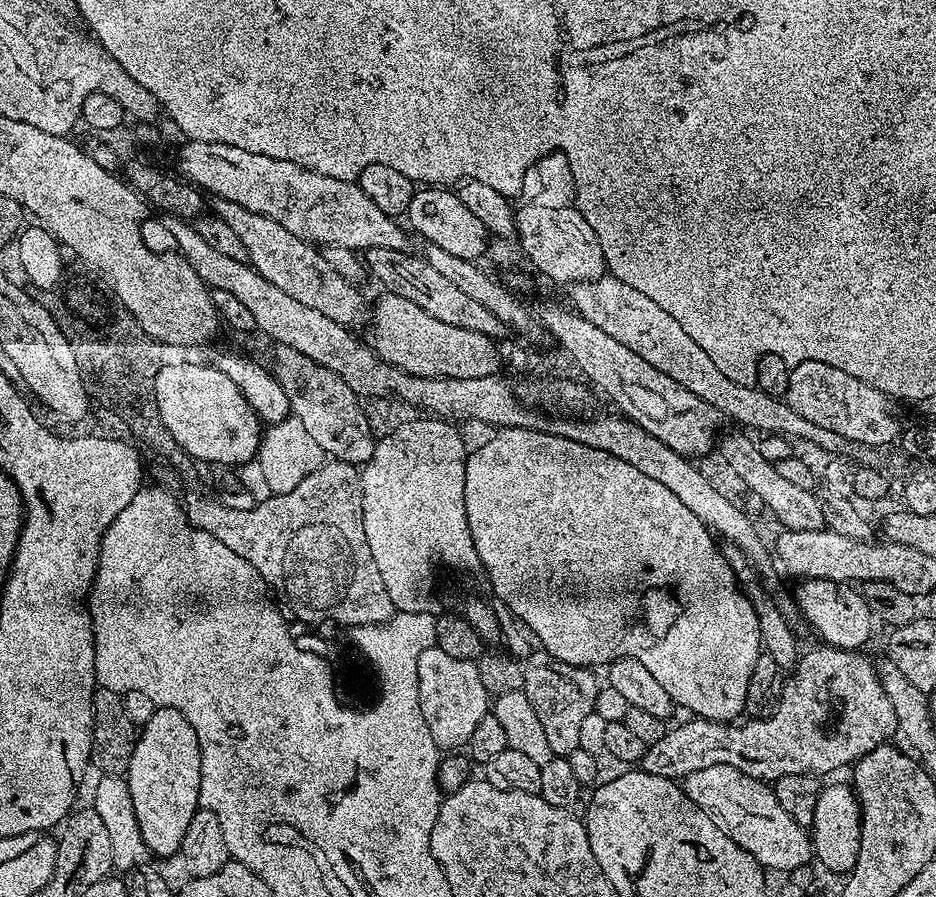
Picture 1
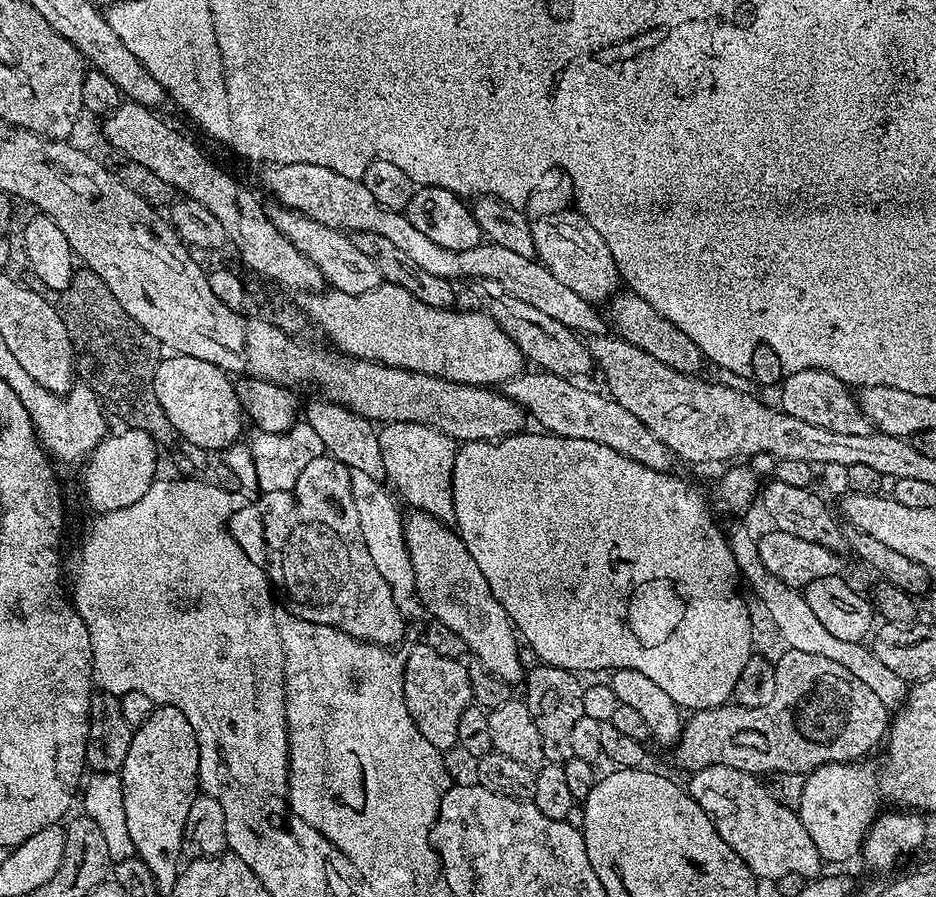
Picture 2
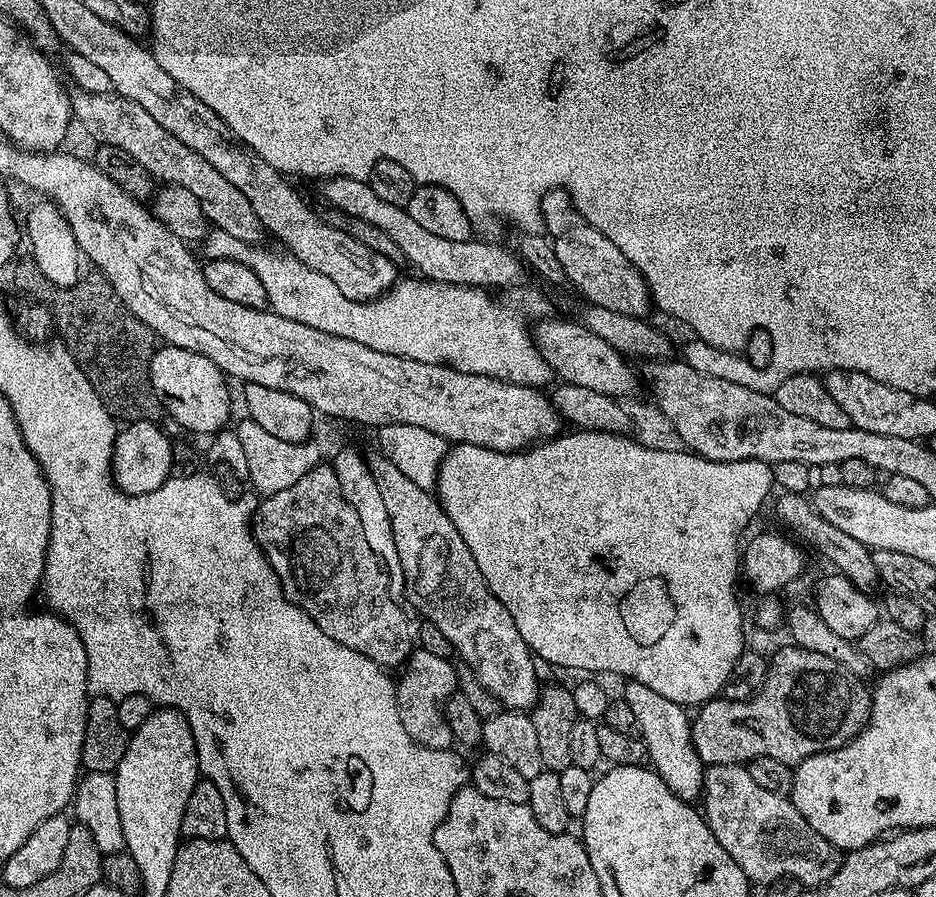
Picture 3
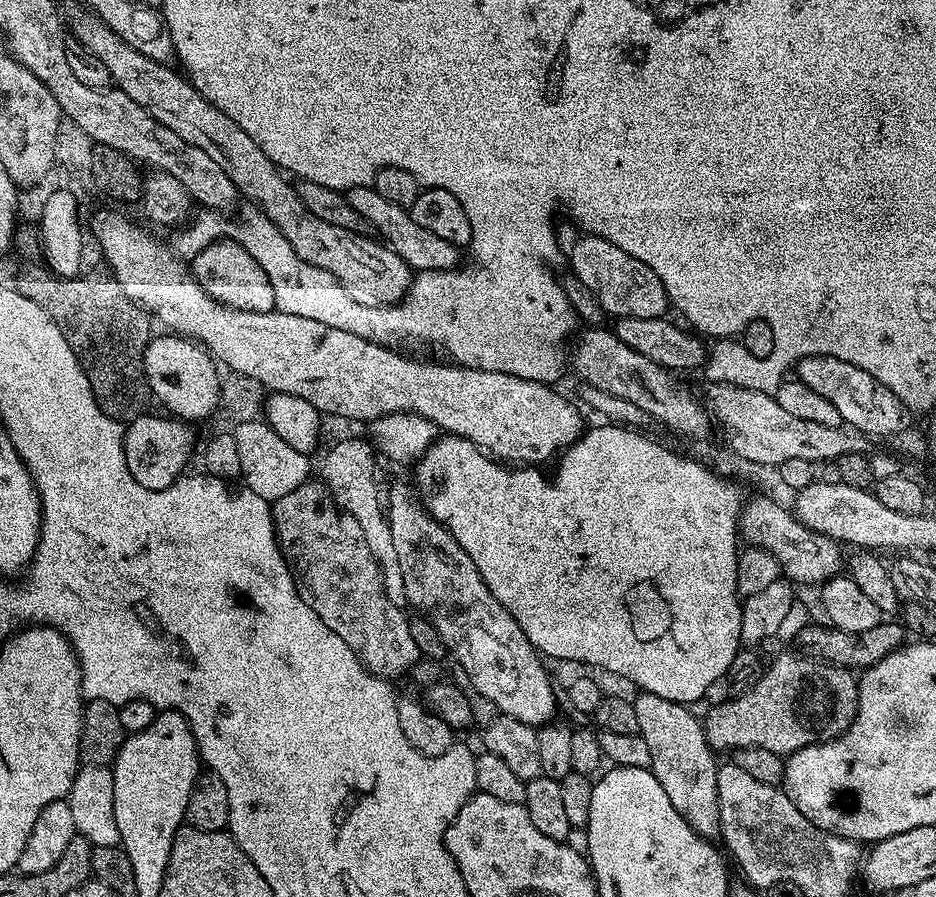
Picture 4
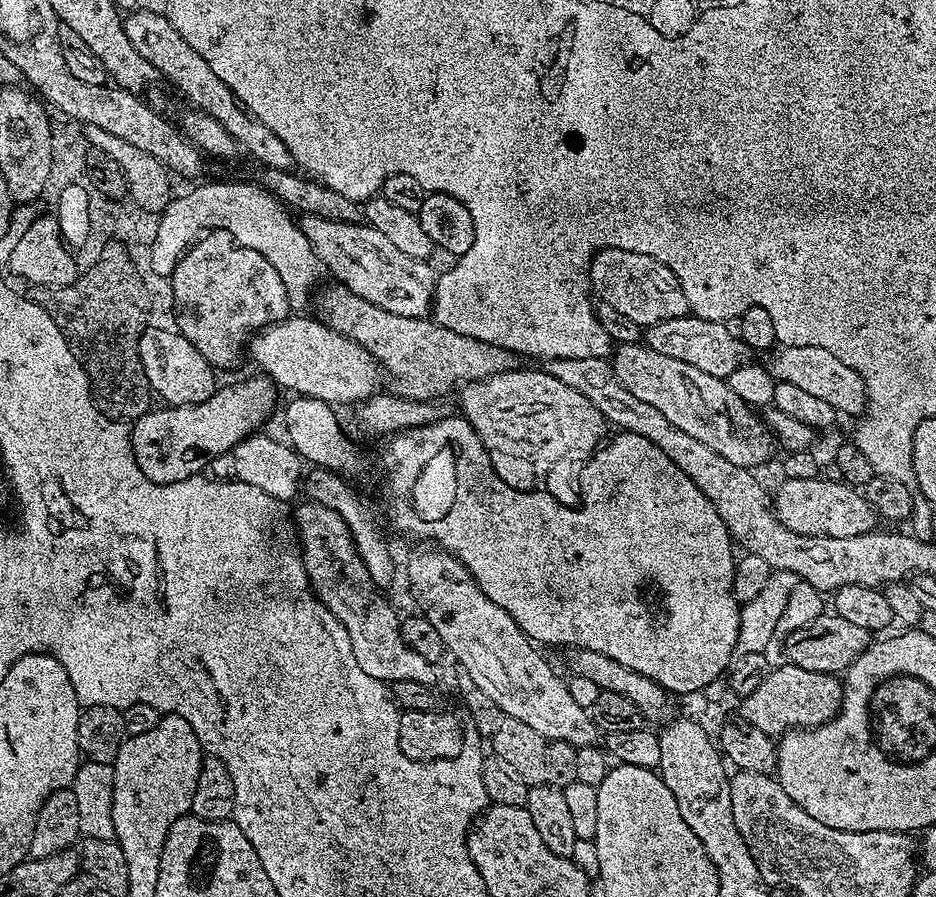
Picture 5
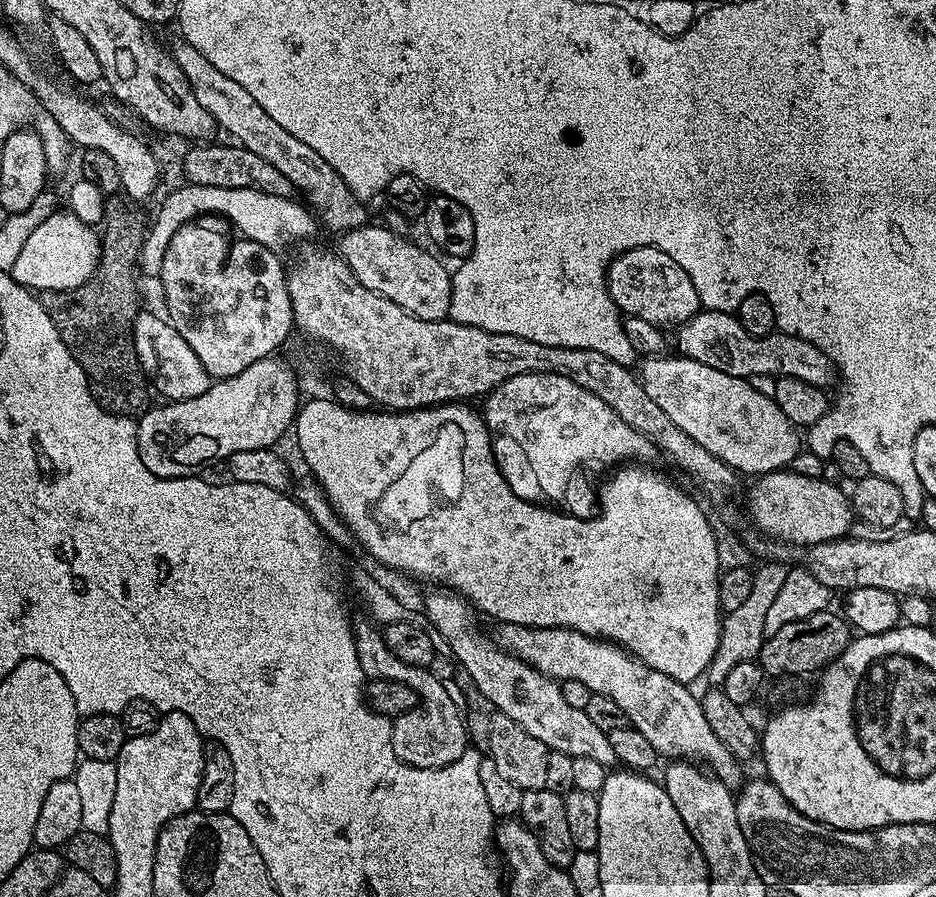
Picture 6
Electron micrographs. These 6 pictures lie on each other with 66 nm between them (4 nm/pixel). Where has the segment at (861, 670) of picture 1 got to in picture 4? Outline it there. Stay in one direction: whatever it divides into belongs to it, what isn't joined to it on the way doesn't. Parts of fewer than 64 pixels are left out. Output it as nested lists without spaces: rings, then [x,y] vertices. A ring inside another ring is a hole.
[[[807,654],[780,656],[765,667],[759,682],[746,694],[732,696],[725,704],[712,708],[703,717],[704,733],[709,746],[717,753],[731,753],[737,748],[762,748],[774,750],[774,754],[789,757],[793,752],[811,744],[843,737],[854,722],[860,705],[860,686],[857,677],[849,669],[838,664],[826,664]]]

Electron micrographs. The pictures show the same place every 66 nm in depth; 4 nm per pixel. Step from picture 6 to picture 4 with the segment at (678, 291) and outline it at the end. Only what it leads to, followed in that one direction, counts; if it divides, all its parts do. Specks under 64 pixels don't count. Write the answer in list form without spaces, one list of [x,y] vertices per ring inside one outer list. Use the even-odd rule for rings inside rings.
[[[594,235],[582,238],[576,241],[570,264],[571,275],[576,276],[594,294],[609,317],[661,318],[667,313],[664,311],[670,308],[668,291],[662,286],[662,278],[658,278],[658,274],[646,266],[645,260],[626,254],[626,250],[614,246],[614,242]]]

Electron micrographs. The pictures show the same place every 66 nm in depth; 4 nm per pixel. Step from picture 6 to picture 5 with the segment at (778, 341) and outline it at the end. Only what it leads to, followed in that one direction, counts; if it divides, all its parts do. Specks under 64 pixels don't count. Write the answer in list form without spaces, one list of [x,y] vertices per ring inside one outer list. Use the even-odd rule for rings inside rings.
[[[689,314],[651,325],[646,332],[646,343],[650,350],[658,350],[658,354],[678,358],[678,362],[686,362],[686,366],[695,366],[706,374],[727,378],[750,360],[750,349],[733,329],[731,332],[728,328],[731,327],[723,320]],[[780,346],[769,356],[772,357],[766,360],[766,367],[776,382],[791,382],[807,390],[813,398],[834,406],[837,414],[845,412],[848,416],[859,417],[867,409],[868,391],[860,370],[846,366],[846,362],[830,354],[830,350],[822,350],[822,346]]]

